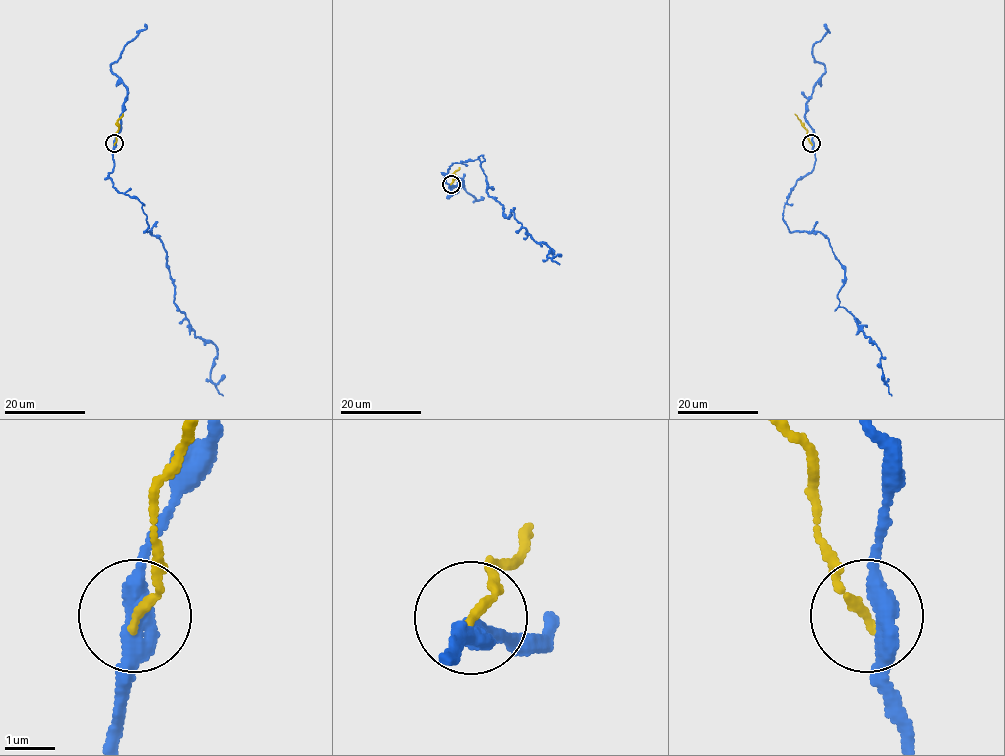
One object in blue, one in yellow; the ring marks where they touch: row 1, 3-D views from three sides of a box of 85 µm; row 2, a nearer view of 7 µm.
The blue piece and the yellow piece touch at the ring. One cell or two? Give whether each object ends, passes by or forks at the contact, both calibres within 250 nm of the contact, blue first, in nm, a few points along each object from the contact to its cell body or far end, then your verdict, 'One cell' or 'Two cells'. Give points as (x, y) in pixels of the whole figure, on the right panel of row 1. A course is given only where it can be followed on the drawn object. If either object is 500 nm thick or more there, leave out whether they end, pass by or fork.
At the ring blue passes by. At the ring yellow ends. Thickness 360 nm (blue) against 180 nm. Course of blue: (812, 144), (814, 168), (790, 190), (783, 220), (828, 240), (844, 270), (839, 305), (881, 352), (892, 395). Course of yellow: (811, 144), (795, 113). Two cells

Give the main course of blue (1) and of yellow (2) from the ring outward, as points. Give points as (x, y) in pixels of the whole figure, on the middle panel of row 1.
1: (450, 184), (444, 176), (453, 162), (483, 155), (486, 193), (560, 264)
2: (450, 183), (460, 167)

